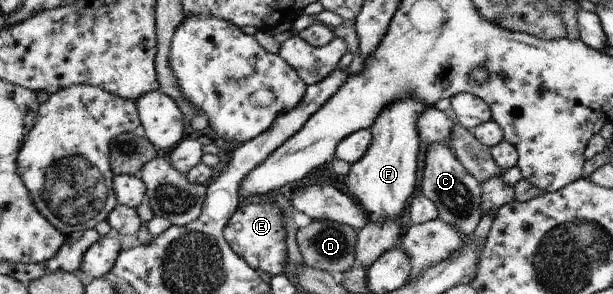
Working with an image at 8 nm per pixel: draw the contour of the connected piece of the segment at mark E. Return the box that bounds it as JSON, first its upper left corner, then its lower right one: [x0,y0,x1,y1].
[223,195,287,276]

